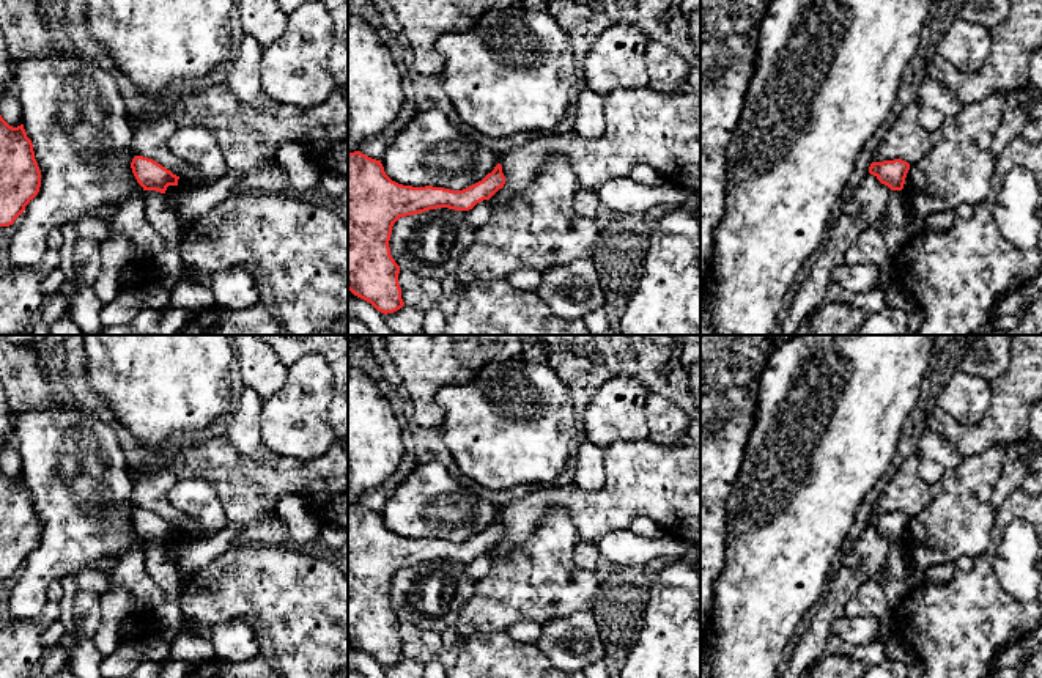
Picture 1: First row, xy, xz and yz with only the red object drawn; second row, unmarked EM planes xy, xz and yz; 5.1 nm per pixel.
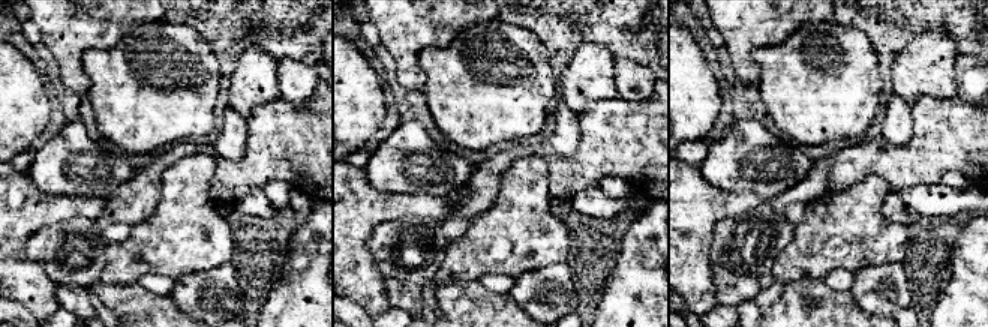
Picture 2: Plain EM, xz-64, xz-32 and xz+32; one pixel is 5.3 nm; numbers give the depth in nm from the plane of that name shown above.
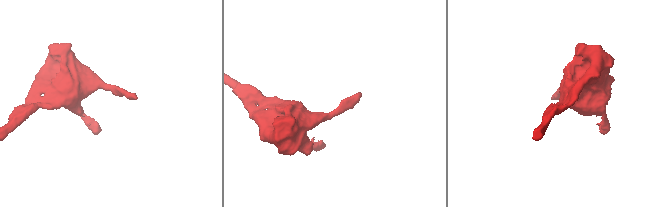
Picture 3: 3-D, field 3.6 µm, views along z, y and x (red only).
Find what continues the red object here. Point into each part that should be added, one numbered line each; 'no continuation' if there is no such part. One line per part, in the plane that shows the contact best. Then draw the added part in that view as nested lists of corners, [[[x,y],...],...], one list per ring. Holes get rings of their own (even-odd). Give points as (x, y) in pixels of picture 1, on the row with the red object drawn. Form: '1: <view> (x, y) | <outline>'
no continuation

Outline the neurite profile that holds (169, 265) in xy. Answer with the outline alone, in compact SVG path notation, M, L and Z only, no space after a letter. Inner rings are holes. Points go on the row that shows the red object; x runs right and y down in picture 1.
M145 190L143 201L148 223L165 242L165 250L154 255L156 274L150 282L172 289L184 267L181 260L181 239L184 228L176 214L165 205L164 193Z

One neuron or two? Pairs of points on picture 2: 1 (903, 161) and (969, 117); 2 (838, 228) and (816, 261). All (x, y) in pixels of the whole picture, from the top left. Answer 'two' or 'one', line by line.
1: one
2: one

